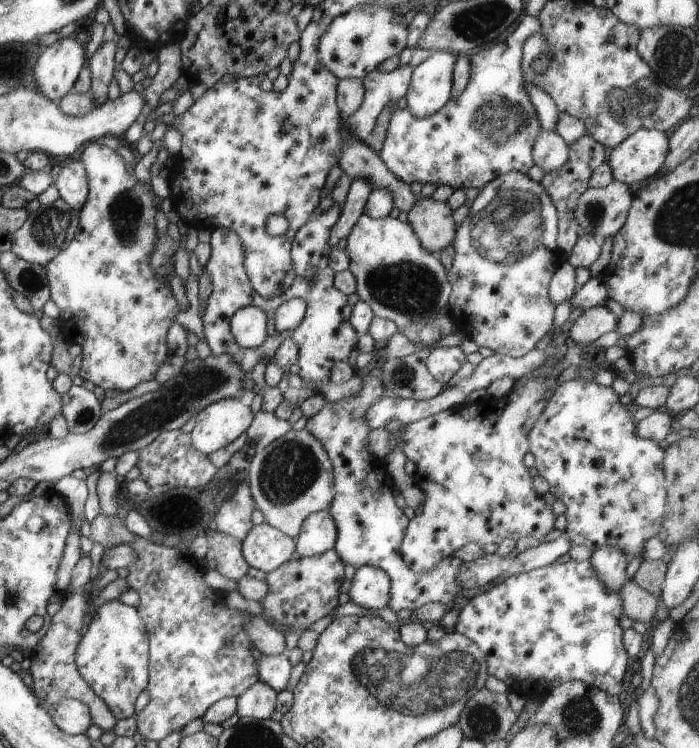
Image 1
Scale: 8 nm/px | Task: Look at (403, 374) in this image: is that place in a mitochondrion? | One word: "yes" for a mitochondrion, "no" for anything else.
yes

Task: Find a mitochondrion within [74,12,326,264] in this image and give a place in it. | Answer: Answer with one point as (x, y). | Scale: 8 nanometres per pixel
(126, 215)

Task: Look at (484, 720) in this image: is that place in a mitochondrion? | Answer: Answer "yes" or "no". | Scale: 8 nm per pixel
yes

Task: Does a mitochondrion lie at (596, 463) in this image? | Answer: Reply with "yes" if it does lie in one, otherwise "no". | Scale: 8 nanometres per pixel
no

